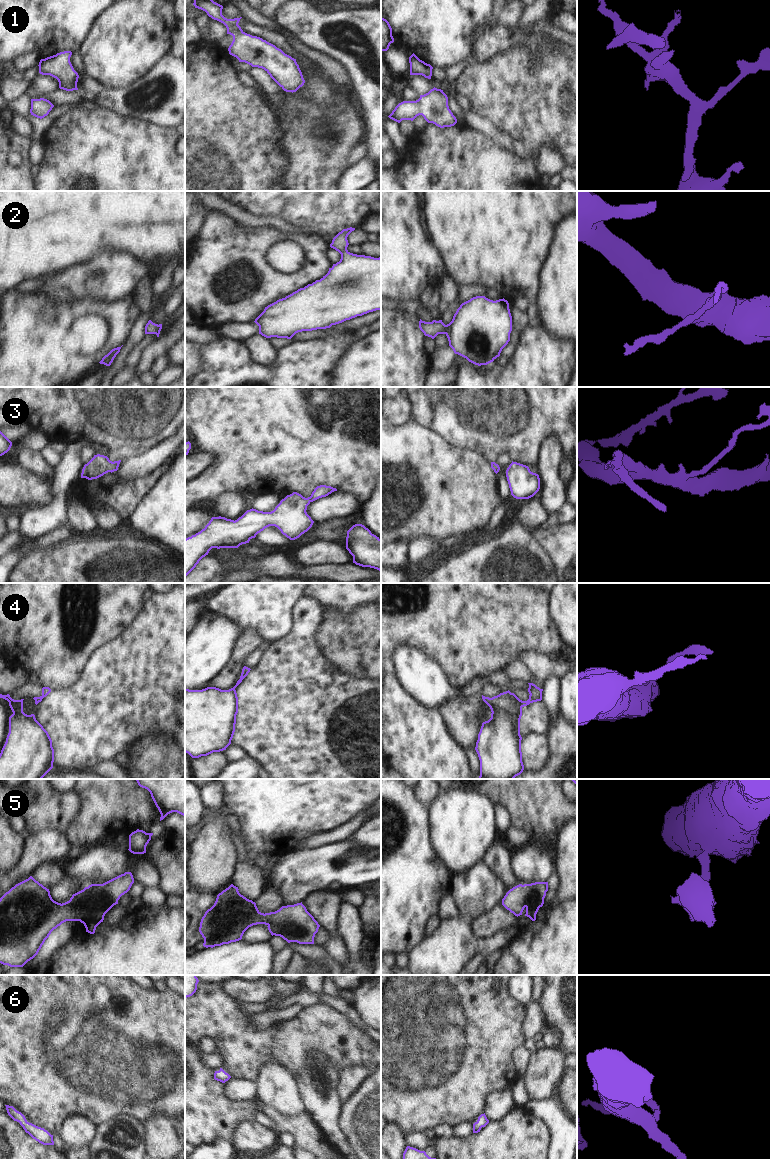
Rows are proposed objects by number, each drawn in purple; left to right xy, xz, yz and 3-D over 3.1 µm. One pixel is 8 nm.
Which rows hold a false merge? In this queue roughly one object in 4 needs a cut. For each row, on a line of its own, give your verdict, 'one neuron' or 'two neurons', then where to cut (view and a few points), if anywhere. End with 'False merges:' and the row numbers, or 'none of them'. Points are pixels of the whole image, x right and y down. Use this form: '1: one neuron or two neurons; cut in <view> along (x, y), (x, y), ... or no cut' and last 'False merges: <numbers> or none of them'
1: one neuron; no cut
2: one neuron; no cut
3: one neuron; no cut
4: one neuron; no cut
5: one neuron; no cut
6: one neuron; no cut
False merges: none of them

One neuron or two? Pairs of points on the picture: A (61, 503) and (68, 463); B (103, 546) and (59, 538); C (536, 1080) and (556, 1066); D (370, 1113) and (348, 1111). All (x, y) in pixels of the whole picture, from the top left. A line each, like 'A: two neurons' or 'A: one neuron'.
A: one neuron
B: two neurons
C: one neuron
D: one neuron

